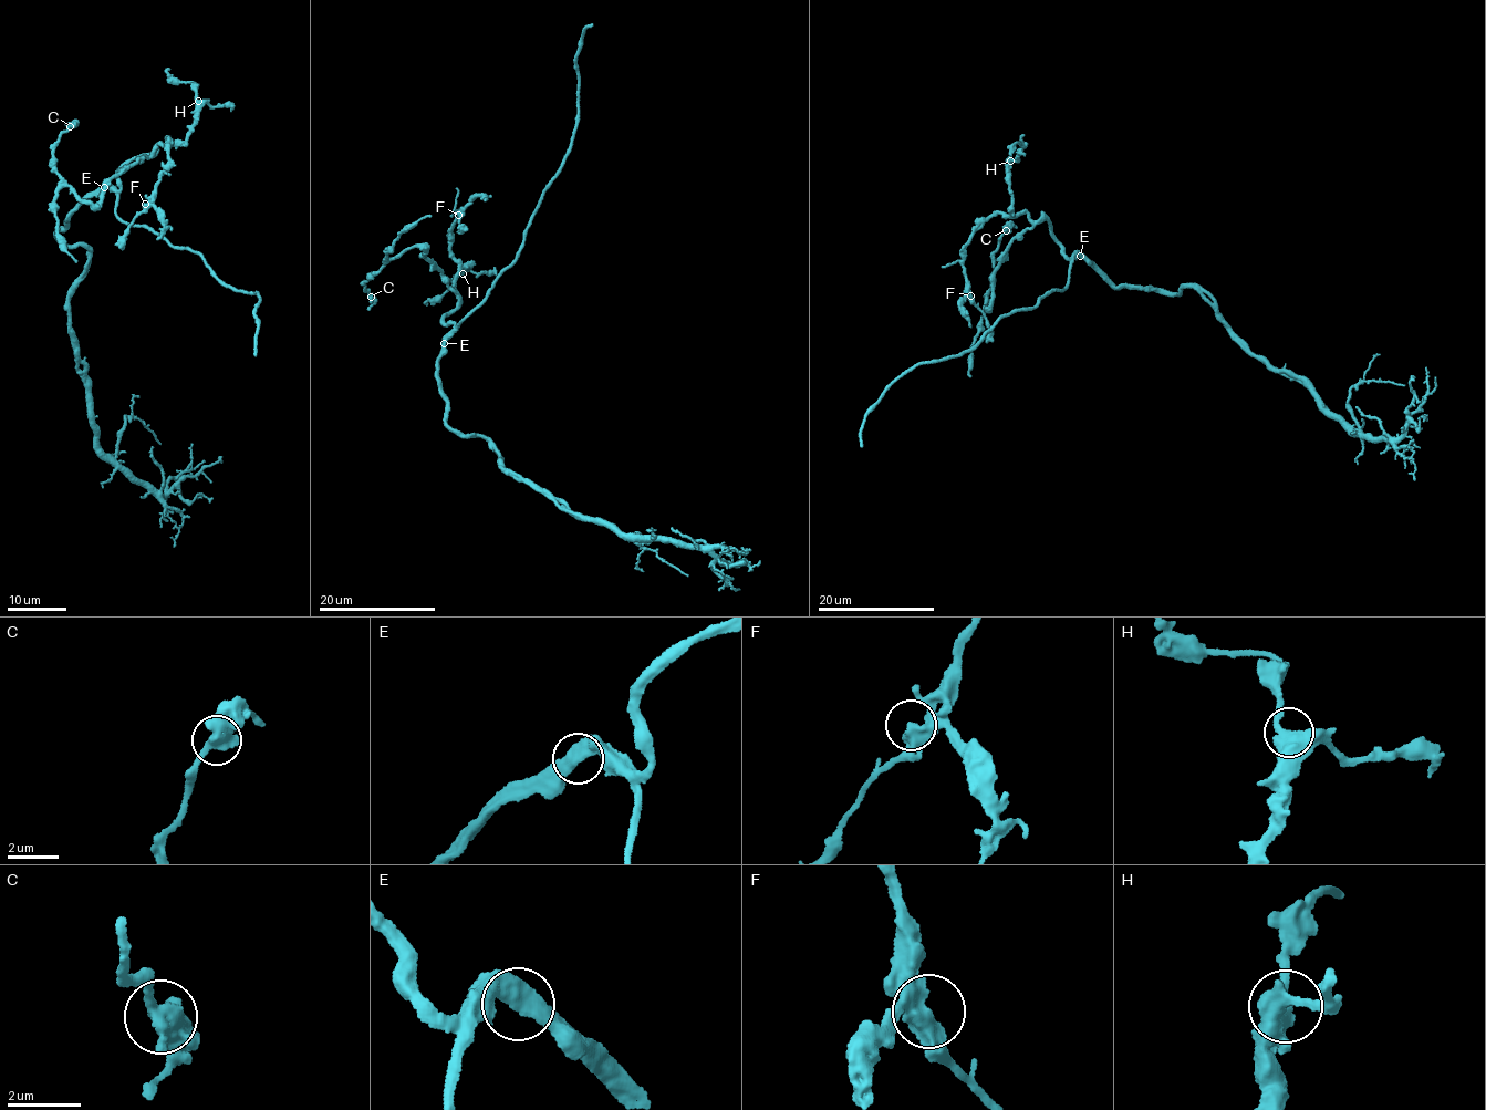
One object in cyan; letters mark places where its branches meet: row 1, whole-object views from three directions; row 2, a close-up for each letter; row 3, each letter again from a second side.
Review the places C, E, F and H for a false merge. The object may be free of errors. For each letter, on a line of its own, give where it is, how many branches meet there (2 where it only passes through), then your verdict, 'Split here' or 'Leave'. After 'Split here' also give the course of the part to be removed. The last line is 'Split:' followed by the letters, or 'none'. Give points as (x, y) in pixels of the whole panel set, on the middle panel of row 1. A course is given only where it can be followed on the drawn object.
C: Place: (371, 297). Branches: 2. Leave
E: Place: (444, 343). Branches: 2. Leave
F: Place: (458, 215). Branches: 2. Leave
H: Place: (463, 273). Branches: 2. Leave
Split: none

